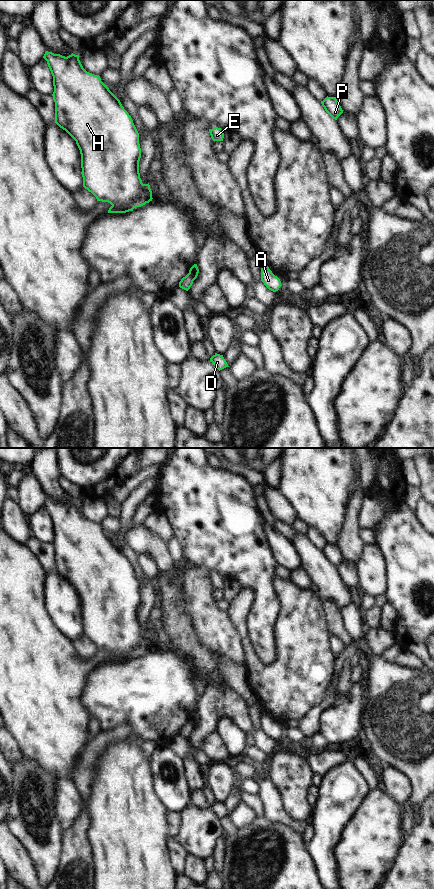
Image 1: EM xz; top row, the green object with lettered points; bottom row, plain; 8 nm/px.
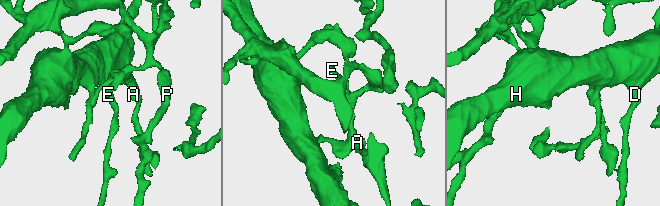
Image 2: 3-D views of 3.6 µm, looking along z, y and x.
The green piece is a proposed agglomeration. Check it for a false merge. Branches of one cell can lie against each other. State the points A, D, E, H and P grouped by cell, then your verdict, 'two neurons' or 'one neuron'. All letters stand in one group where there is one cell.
A E P / D H; two neurons

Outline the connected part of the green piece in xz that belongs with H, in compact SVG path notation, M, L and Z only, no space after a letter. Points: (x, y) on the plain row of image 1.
M46 499L43 506L47 509L53 524L55 571L76 589L80 598L83 635L91 640L97 649L112 653L108 661L126 661L152 649L150 633L142 631L139 621L141 606L139 581L120 548L101 529L99 523L89 521L83 516L79 503L72 501L65 505Z

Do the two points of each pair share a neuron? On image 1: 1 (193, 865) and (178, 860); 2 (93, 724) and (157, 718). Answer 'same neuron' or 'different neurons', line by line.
1: different neurons
2: different neurons

